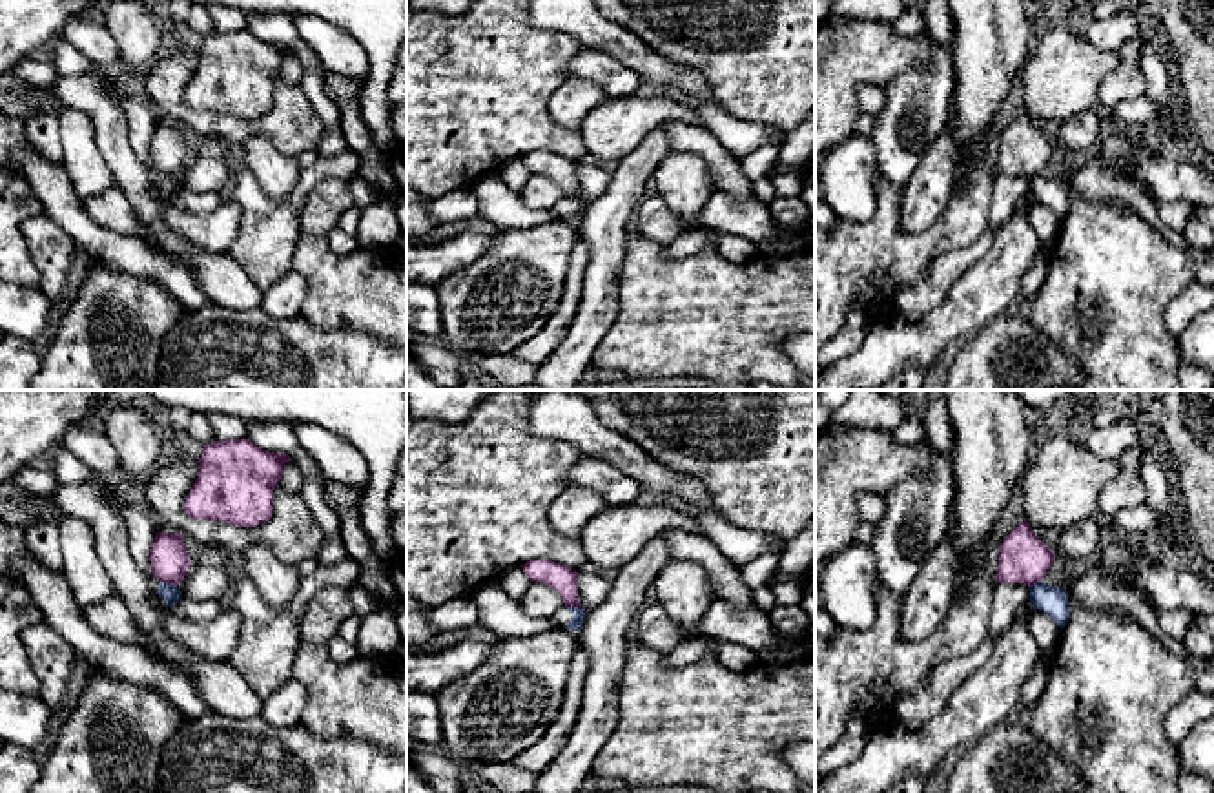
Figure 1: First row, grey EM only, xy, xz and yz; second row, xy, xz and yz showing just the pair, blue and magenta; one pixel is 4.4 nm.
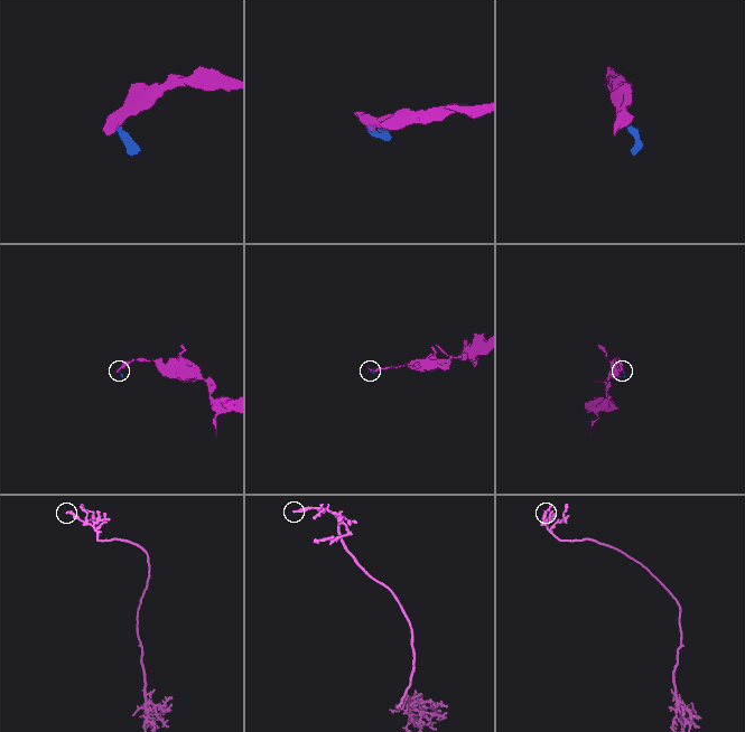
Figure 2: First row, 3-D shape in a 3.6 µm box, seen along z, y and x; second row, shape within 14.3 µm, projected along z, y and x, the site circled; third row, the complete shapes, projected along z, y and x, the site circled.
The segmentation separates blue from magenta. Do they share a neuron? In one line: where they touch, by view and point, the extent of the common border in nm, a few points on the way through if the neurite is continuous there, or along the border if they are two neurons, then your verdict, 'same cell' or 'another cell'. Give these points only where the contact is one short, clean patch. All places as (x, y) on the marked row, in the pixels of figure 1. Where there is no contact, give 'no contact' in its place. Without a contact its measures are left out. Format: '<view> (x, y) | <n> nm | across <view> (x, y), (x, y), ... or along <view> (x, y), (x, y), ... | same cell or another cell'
xz (575, 607) | 70 nm | along xz (567, 606), (582, 609) | another cell

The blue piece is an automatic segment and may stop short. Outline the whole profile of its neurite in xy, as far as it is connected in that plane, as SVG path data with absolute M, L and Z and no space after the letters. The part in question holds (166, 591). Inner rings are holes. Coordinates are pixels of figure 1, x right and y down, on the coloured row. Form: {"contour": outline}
{"contour": "M111 479L109 492L113 505L118 509L120 516L126 521L128 549L133 556L133 561L148 576L149 585L171 609L182 598L182 592L177 589L177 585L162 583L151 572L149 551L157 536L157 529L151 518L139 509L137 498L133 498L131 492L124 489L118 479Z"}

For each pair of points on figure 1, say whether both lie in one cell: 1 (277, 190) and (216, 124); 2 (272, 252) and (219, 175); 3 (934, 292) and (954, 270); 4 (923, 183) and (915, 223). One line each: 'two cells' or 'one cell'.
1: two cells
2: two cells
3: one cell
4: one cell

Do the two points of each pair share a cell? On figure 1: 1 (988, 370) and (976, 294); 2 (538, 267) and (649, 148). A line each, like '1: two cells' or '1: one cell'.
1: two cells
2: two cells

